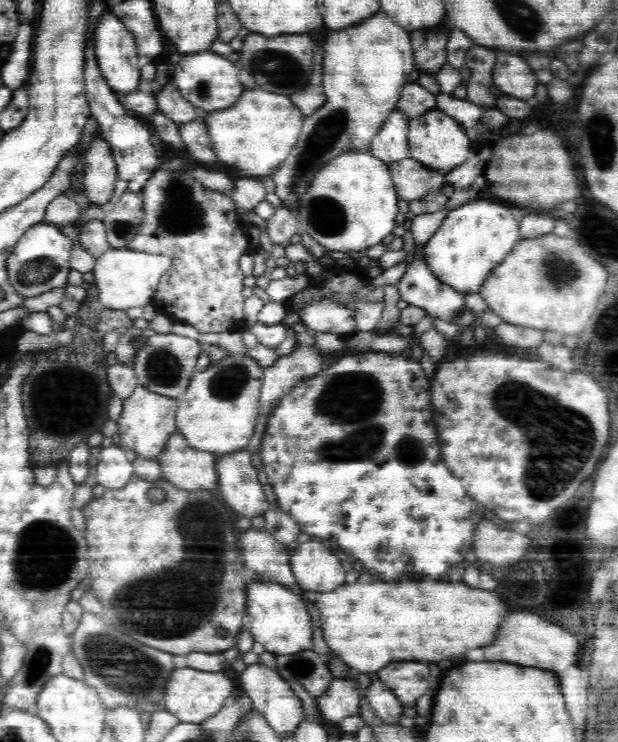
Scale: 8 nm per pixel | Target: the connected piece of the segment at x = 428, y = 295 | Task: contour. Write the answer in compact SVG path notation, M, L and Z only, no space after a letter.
M414 247L413 258L396 284L400 299L409 305L422 307L426 314L445 321L466 312L465 296L434 275L424 259L422 247Z

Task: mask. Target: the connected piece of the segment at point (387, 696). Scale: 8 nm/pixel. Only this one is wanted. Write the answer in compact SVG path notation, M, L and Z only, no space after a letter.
M374 676L372 678L364 678L366 682L366 692L364 695L367 697L367 701L374 710L375 715L380 718L381 722L388 726L394 726L400 722L400 714L402 714L402 706L398 702L398 698L386 688L384 682L376 680Z

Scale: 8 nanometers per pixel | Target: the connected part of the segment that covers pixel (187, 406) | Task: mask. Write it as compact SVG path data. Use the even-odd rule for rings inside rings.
M230 354L194 373L186 392L175 398L178 403L177 431L186 438L192 449L214 452L214 456L220 456L236 452L248 444L260 412L263 370L264 367L246 354Z

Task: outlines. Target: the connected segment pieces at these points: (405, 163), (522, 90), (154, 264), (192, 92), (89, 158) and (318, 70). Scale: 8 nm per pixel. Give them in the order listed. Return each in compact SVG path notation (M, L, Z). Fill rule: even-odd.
M412 157L387 165L398 196L402 199L410 202L428 193L442 193L446 173L430 170Z
M493 48L495 64L492 84L510 97L534 102L536 86L540 83L526 60L518 55L508 54Z
M128 247L106 249L106 252L96 259L96 265L92 270L100 302L111 309L128 311L145 306L151 302L162 276L167 274L171 266L172 261L168 256L148 254Z
M212 49L212 52L196 52L194 54L185 54L176 63L172 82L178 87L180 94L186 97L196 108L202 112L222 111L234 104L245 91L242 88L242 72L238 72L234 62L228 58L214 54L218 49Z
M101 137L92 139L83 162L85 194L91 204L100 205L106 210L118 180L113 149Z
M314 64L309 76L309 82L305 88L288 96L305 117L312 114L315 109L319 109L326 102L322 79L323 68L321 65Z

